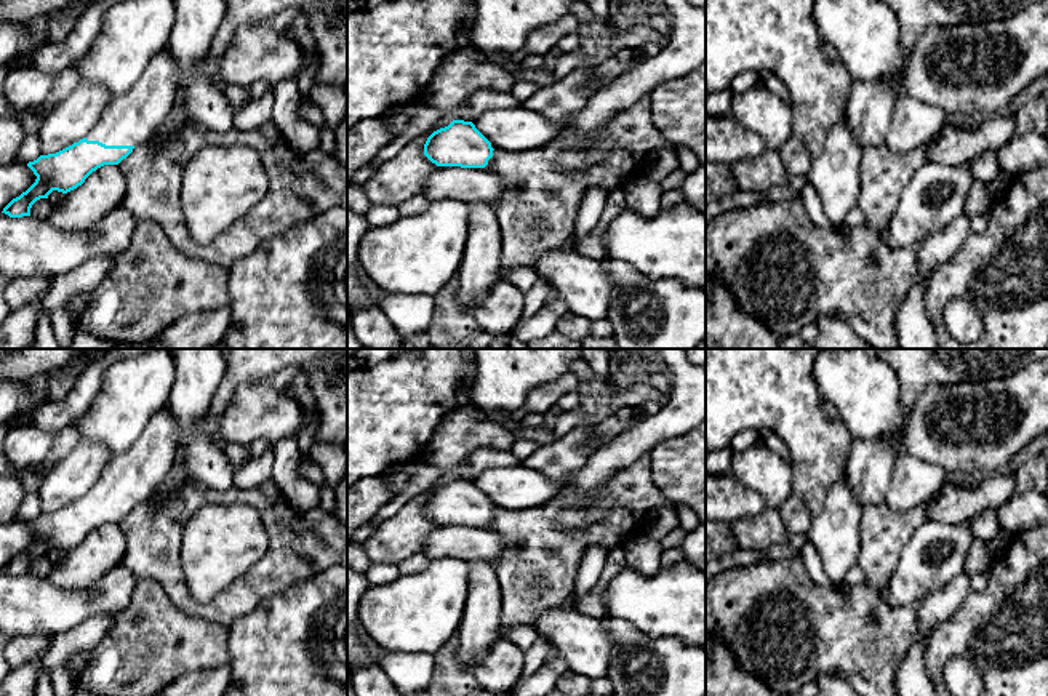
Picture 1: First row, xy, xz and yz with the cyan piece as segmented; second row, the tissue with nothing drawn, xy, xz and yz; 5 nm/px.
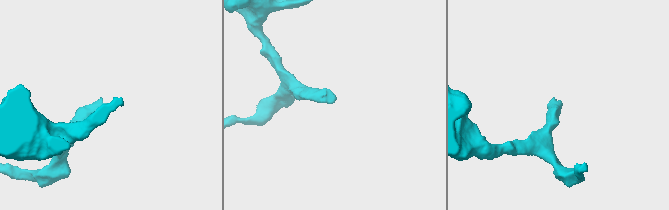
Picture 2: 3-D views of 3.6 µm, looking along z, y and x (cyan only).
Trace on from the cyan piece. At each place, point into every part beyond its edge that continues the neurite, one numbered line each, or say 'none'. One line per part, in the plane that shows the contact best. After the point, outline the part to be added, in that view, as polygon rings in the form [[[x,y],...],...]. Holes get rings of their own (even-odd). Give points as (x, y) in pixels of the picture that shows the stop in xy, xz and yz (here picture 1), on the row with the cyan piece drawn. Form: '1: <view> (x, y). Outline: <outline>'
1: xy (132, 119). Outline: [[[166,46],[149,61],[134,86],[114,99],[86,139],[106,146],[141,146],[165,125],[179,85],[178,64]]]

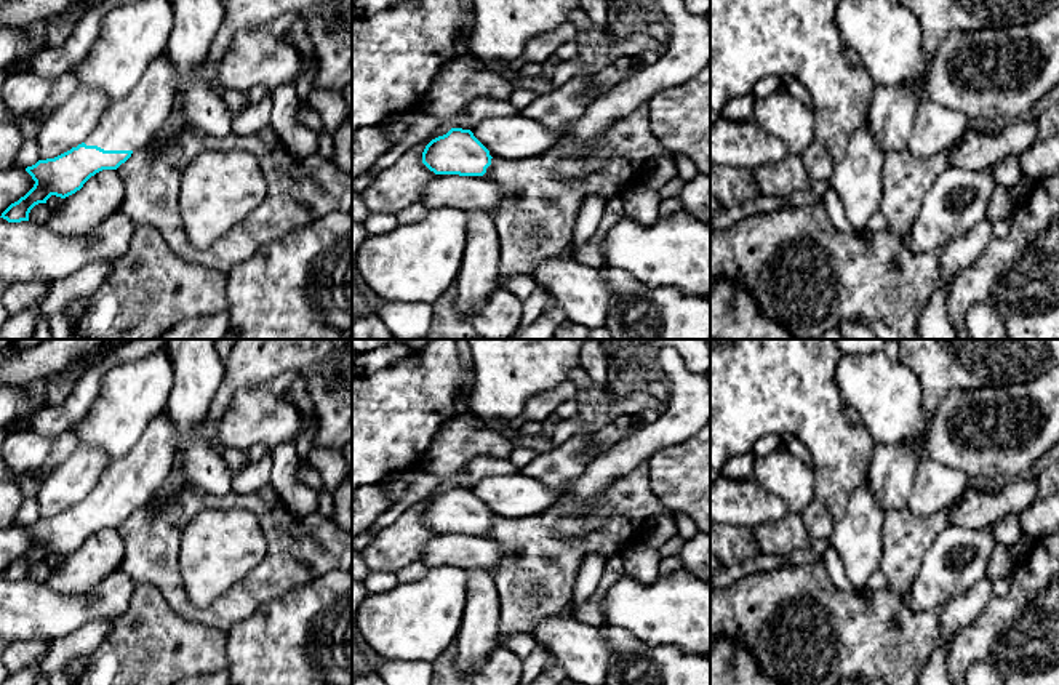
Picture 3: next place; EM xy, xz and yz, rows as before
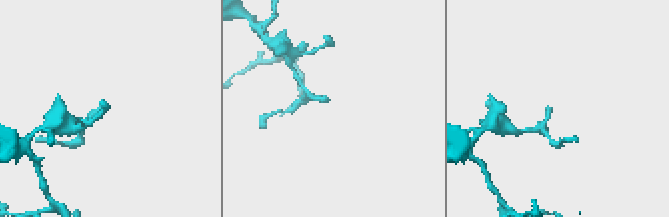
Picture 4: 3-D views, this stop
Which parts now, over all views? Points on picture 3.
1: xy (130, 124). Outline: [[[165,51],[147,66],[133,91],[112,104],[85,144],[104,150],[139,150],[163,130],[178,90],[176,69]]]

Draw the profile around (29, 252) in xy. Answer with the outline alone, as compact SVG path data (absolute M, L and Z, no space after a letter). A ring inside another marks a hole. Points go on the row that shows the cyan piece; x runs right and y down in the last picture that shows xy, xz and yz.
M120 210L86 234L58 234L45 224L0 218L0 294L11 283L54 283L85 264L120 259L136 226Z

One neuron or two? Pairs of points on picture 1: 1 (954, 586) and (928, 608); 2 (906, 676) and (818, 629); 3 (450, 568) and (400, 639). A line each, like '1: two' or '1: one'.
1: one
2: two
3: one

